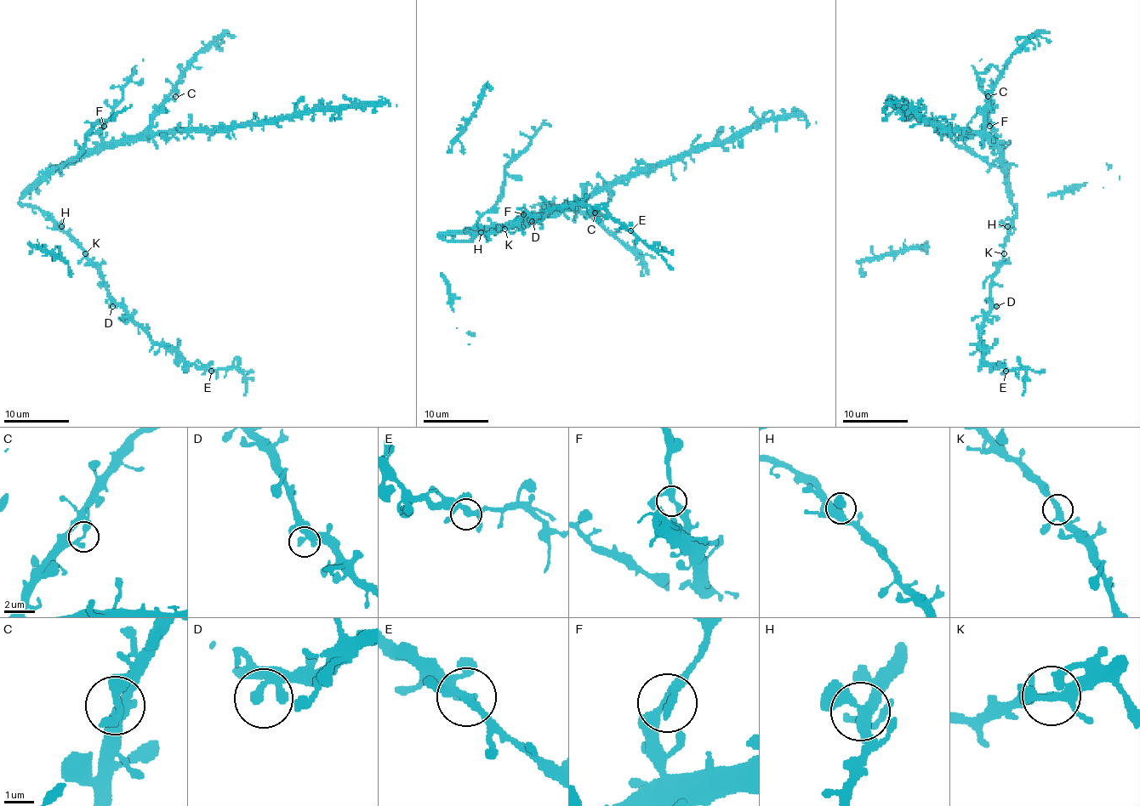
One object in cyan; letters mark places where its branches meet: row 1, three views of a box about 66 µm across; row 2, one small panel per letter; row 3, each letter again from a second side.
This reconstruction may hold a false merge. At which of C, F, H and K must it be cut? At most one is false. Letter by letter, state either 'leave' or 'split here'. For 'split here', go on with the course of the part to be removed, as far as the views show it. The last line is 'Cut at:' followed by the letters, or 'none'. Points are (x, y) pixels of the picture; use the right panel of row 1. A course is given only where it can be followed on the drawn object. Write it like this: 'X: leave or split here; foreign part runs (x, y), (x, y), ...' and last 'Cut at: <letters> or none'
C: leave
F: leave
H: leave
K: leave
Cut at: none

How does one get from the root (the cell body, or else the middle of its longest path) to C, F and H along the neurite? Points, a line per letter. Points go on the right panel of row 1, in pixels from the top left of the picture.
C: (1006, 171), (1004, 160), (986, 131), (988, 96)
F: (1006, 171), (1004, 150), (996, 142), (996, 132), (989, 126)
H: (1006, 171), (1006, 192), (1016, 205), (1016, 217), (1007, 226)

